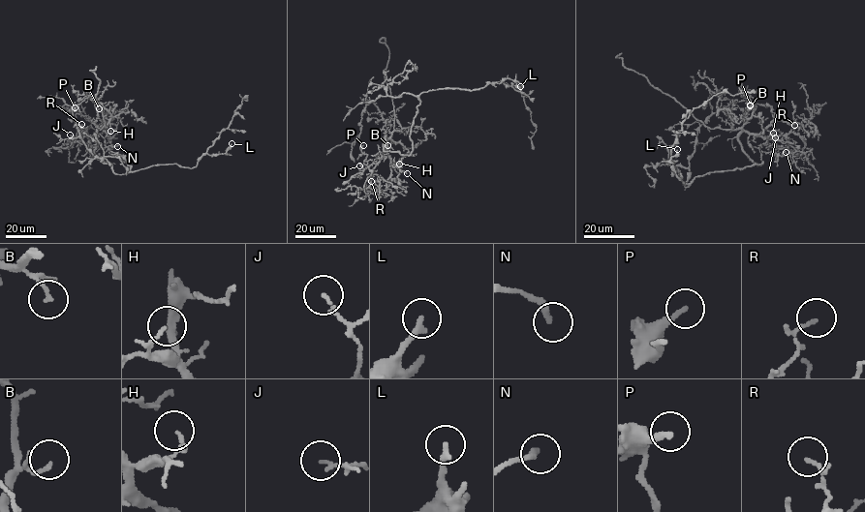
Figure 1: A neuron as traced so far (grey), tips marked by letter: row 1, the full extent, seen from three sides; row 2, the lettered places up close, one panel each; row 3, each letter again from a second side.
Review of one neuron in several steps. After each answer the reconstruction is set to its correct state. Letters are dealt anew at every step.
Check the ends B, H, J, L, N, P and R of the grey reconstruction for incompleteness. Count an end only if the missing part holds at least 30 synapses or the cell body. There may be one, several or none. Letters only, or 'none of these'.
none of these

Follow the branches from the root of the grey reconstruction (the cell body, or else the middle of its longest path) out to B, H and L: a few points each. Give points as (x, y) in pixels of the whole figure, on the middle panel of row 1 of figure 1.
B: (414, 121), (410, 135), (413, 152), (409, 155), (385, 151), (386, 135), (392, 140), (387, 139), (387, 145)
H: (414, 121), (410, 135), (413, 152), (409, 155), (385, 151), (385, 136), (386, 153), (391, 163), (399, 164)
L: (414, 121), (418, 96), (423, 92), (441, 88), (478, 89), (507, 78), (520, 86)

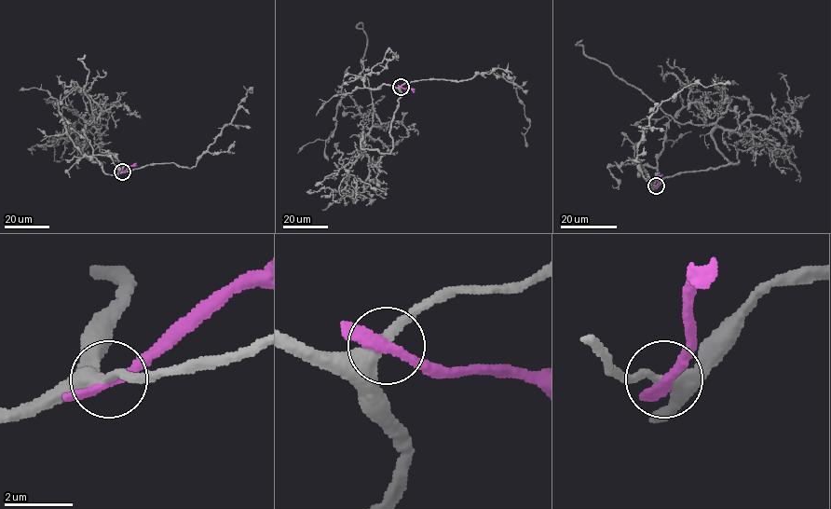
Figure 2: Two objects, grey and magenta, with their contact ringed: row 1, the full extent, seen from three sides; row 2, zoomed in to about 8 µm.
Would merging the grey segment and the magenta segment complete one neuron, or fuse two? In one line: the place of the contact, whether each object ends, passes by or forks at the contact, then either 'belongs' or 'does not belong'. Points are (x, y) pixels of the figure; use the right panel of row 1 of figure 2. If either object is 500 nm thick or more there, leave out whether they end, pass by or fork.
at (656, 185); grey passes by; magenta passes by; does not belong

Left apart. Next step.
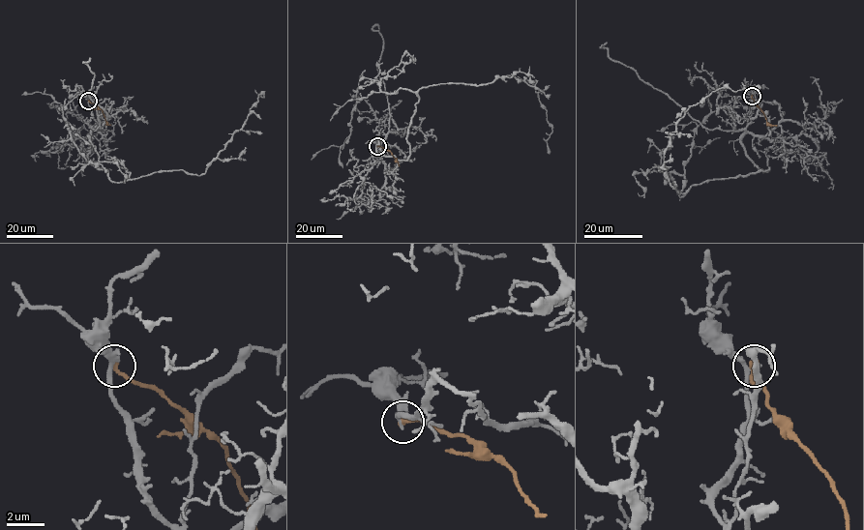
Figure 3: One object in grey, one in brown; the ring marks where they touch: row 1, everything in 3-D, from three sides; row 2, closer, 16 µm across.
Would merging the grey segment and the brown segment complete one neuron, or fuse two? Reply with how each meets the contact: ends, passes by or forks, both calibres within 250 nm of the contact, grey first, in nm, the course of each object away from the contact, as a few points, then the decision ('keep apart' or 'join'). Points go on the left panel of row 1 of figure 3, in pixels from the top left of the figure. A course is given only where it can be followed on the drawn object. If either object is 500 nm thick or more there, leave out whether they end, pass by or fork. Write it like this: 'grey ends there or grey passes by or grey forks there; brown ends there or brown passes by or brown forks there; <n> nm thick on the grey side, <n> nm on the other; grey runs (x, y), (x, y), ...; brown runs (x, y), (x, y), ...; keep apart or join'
grey passes by; brown ends there; 200 nm thick on the grey side, 320 nm on the other; grey runs (88, 101), (98, 123), (88, 160), (116, 159), (132, 179), (183, 170), (200, 176), (260, 93); brown runs (89, 101), (100, 108), (110, 124); keep apart

